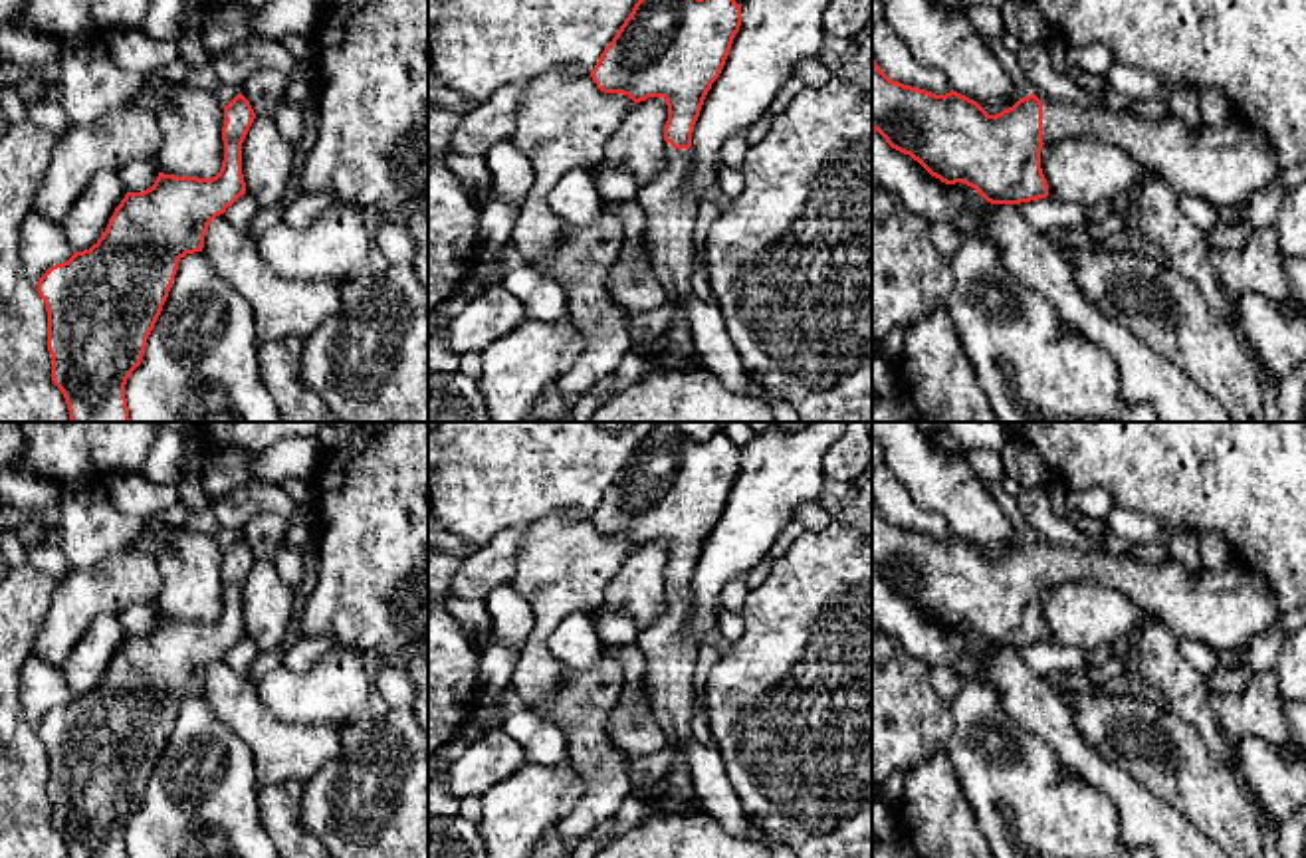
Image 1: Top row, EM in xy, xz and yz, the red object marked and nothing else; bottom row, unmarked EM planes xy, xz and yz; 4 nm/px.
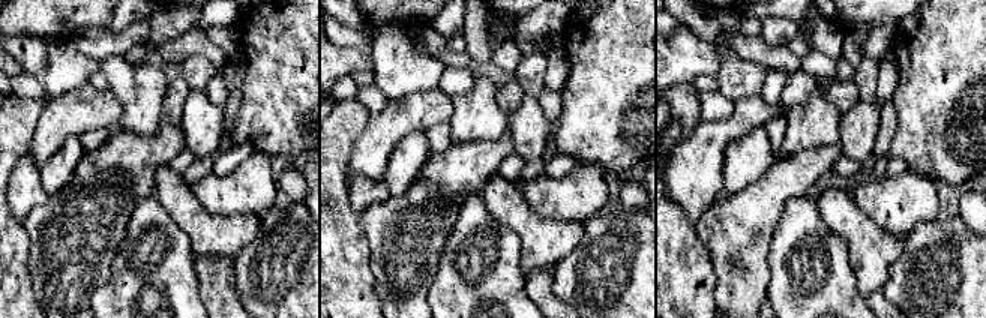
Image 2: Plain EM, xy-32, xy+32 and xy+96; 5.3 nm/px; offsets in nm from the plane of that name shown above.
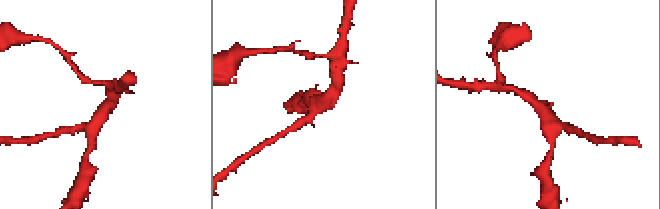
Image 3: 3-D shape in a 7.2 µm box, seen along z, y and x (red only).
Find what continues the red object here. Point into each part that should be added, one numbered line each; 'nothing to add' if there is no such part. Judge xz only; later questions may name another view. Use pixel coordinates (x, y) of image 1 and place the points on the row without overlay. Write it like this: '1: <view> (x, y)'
1: xz (670, 650)

